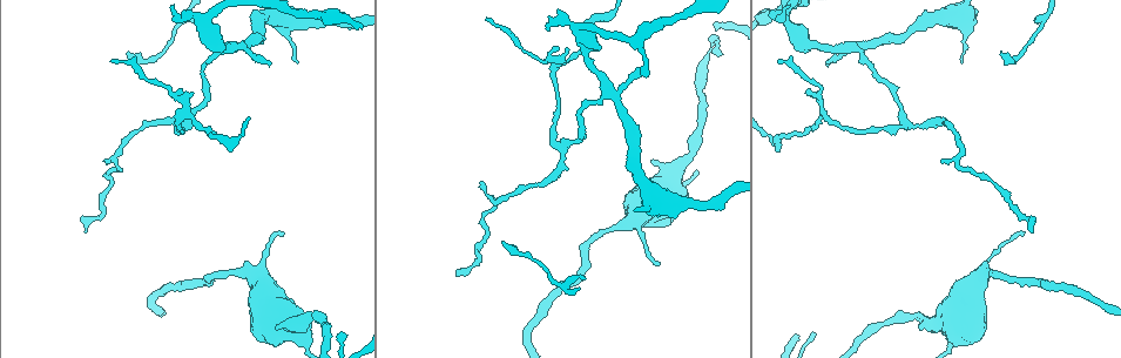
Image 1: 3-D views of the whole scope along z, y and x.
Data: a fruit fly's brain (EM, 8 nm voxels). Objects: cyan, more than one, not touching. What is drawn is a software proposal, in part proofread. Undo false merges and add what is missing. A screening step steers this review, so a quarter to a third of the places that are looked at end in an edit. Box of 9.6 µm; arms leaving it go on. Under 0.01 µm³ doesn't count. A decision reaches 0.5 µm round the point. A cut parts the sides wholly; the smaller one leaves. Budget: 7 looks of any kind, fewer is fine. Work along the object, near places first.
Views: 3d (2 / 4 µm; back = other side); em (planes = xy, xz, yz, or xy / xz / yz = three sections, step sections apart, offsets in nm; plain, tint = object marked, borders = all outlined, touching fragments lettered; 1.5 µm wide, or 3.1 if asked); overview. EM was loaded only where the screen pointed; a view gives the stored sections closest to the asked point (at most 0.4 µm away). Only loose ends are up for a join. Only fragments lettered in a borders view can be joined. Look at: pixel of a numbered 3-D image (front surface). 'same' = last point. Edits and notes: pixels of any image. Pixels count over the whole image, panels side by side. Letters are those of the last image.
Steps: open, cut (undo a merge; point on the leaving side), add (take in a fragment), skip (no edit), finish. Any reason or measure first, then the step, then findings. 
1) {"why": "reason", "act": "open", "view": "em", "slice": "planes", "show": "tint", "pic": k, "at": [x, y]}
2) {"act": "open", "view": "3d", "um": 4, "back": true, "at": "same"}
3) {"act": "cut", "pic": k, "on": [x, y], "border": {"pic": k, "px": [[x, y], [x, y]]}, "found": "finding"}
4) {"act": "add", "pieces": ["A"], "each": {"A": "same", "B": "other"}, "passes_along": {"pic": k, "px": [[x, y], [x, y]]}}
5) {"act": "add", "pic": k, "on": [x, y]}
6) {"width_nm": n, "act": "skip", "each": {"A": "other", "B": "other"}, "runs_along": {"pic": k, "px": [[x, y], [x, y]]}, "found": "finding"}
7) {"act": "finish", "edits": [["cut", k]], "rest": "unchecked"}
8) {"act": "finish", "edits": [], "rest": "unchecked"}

{"why": "tapers out", "act": "open", "view": "em", "slice": "planes", "show": "borders", "pic": 1, "at": [1023, 234]}

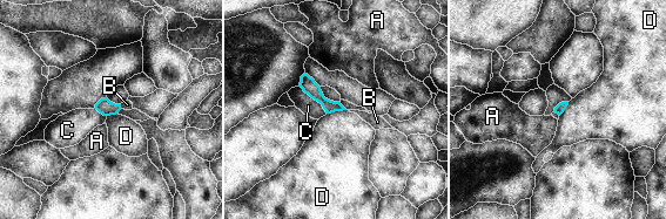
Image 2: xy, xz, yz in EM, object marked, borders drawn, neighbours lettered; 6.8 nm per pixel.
{"act": "add", "pieces": ["B"], "each": {"A": "other", "B": "same", "C": "other", "D": "other"}, "passes_along": {"pic": 2, "px": [[105, 107], [120, 107], [127, 104]]}, "found": "the cell continues"}

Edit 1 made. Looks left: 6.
{"why": "abrupt turn", "act": "open", "view": "3d", "um": 2, "pic": 1, "at": [783, 134]}

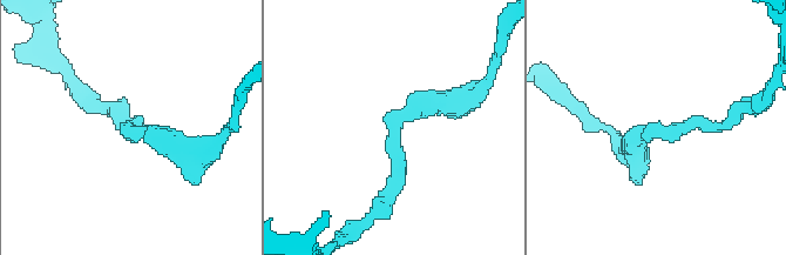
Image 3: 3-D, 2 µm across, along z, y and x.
{"act": "open", "view": "em", "slice": "planes", "show": "borders", "pic": 3, "at": [658, 128]}

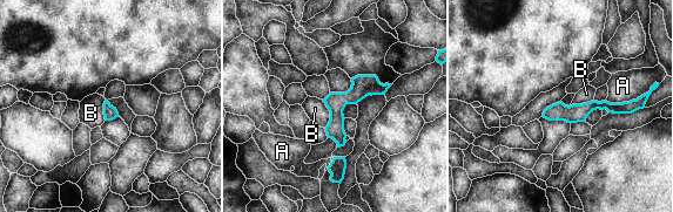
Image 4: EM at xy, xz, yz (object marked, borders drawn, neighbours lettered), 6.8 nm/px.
{"act": "skip", "each": {"A": "other", "B": "other"}, "runs_along": {"pic": 4, "px": [[631, 104], [546, 115]]}, "found": "one cell here"}

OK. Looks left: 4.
{"why": "three-way junction", "act": "open", "view": "em", "slice": "planes", "show": "borders", "pic": 1, "at": [609, 96]}

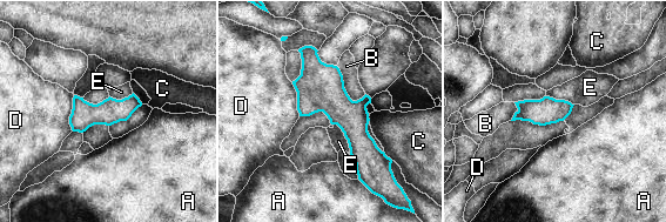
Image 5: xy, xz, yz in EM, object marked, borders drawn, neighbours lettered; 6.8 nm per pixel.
{"act": "skip", "each": {"A": "other", "B": "other", "C": "other", "D": "other", "E": "other"}, "runs_along": {"pic": 5, "px": [[307, 48], [363, 173]]}, "found": "all the same cell"}

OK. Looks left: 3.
{"act": "finish", "edits": [["add", 2]], "rest": "unchecked"}

